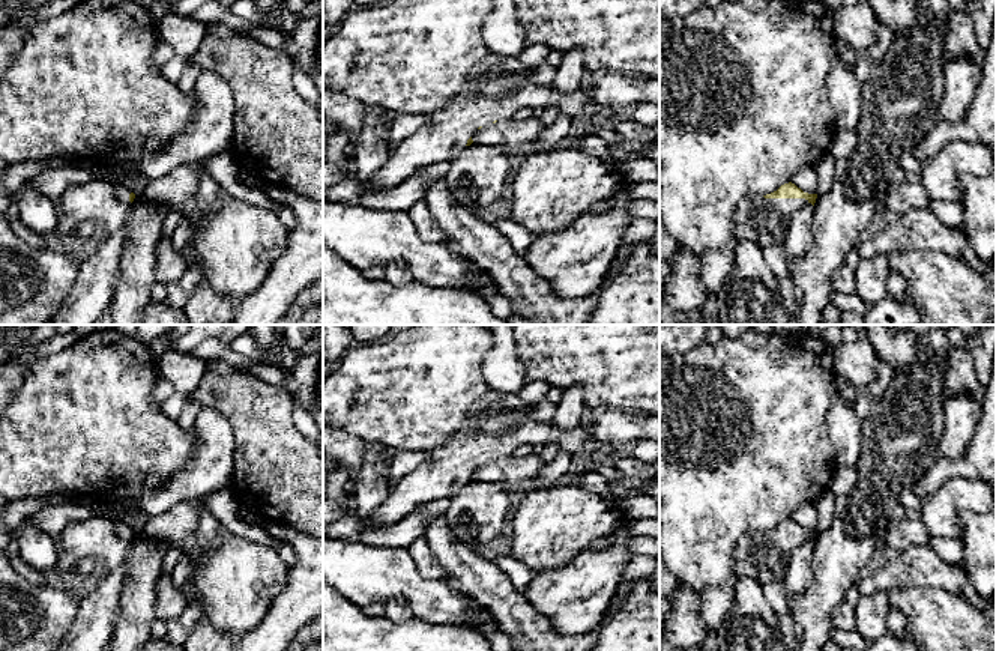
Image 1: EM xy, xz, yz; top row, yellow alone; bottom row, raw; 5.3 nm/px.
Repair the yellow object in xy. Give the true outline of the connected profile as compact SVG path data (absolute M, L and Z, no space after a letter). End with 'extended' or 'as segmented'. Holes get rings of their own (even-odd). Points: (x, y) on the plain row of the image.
M98 513L69 525L56 544L57 559L50 580L83 600L125 562L134 535L125 522Z; extended

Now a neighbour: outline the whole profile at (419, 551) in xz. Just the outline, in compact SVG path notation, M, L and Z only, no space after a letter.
M419 537L410 543L407 552L415 561L418 571L425 579L446 579L446 571L433 555L425 537Z

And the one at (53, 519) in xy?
M81 499L60 505L47 505L29 516L18 528L17 534L20 534L27 523L32 523L56 540L69 525L87 520L95 516L95 513L96 505Z

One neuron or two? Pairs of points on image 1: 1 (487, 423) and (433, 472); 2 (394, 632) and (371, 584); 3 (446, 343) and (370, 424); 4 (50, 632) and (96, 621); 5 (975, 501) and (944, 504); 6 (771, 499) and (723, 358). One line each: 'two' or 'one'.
1: one
2: two
3: one
4: two
5: one
6: one

